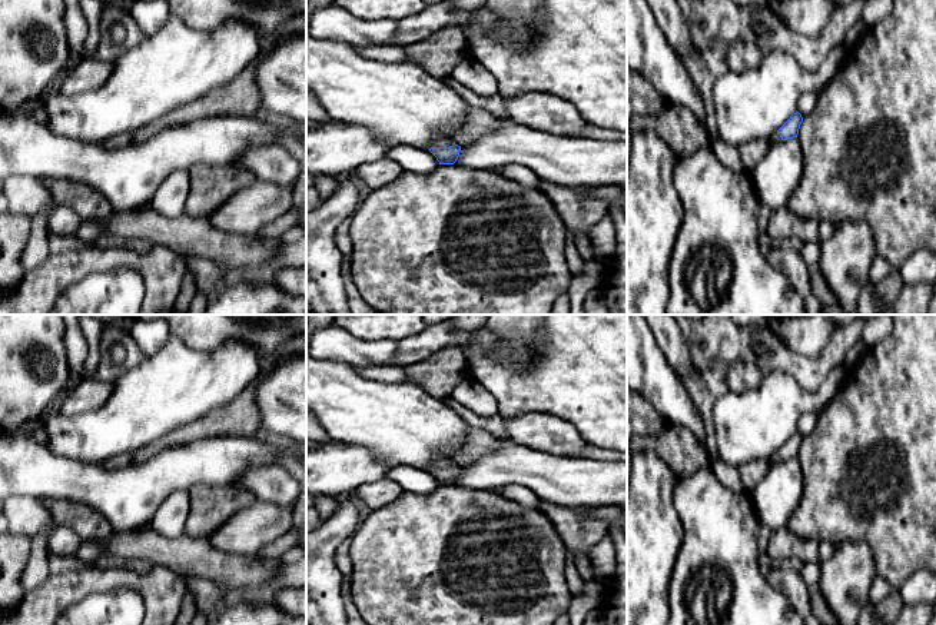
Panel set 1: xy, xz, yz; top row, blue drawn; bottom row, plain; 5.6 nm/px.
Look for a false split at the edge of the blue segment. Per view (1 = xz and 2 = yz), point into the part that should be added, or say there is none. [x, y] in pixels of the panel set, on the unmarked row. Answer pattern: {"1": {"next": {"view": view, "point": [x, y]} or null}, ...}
{"1": {"next": {"view": "xz", "point": [442, 462]}}, "2": {"next": {"view": "yz", "point": [774, 458]}}}

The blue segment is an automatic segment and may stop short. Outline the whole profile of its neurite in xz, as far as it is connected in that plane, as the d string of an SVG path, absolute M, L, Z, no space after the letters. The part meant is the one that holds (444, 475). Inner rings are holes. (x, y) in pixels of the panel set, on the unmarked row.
M438 459L429 469L439 485L454 485L459 476L461 466L455 465L452 459Z

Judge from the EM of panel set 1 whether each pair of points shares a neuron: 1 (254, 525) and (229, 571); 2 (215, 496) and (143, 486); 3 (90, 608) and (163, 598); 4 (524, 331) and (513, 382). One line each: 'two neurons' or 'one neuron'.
1: two neurons
2: two neurons
3: two neurons
4: two neurons

